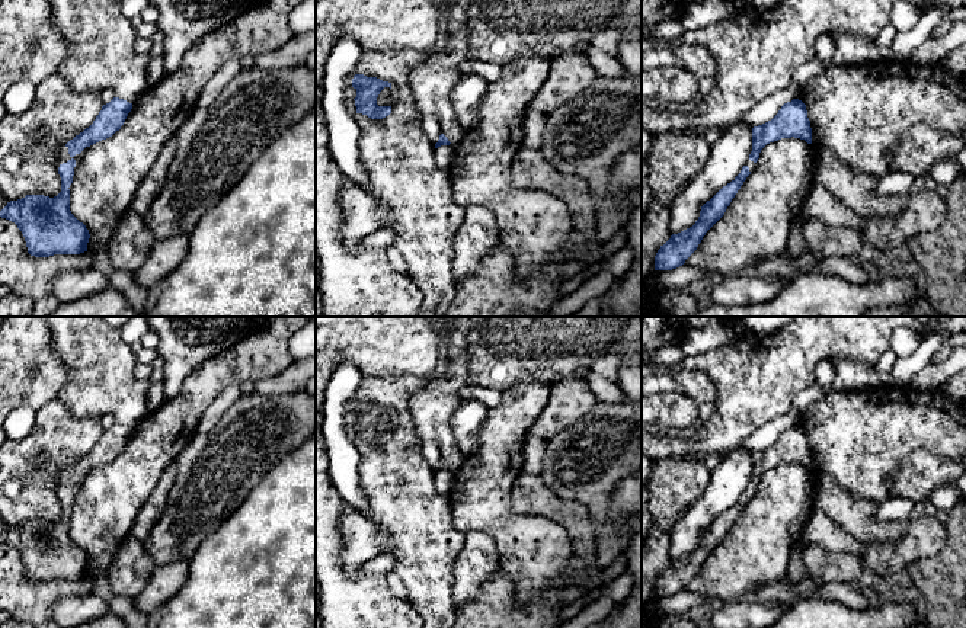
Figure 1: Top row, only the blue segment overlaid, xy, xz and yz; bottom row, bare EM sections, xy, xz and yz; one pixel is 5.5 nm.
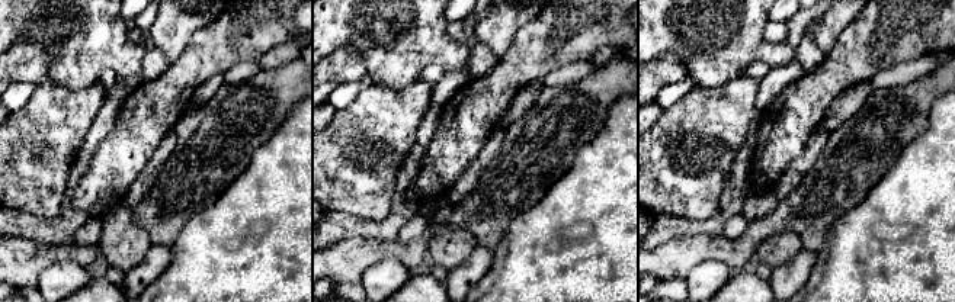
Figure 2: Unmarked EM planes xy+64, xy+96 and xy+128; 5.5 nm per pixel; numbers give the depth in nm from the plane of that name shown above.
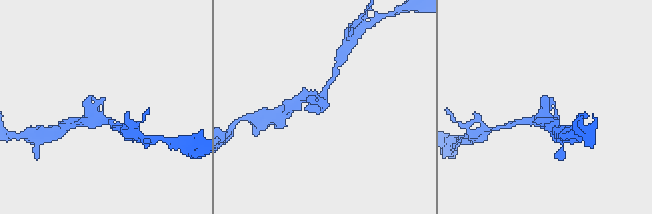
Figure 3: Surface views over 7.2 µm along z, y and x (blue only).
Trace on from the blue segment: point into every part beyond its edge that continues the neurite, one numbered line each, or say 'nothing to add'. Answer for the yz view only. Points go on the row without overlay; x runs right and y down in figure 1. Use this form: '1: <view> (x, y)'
nothing to add

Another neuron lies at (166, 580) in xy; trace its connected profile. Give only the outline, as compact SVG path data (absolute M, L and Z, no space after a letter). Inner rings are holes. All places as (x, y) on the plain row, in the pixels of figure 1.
M188 560L156 565L144 590L134 597L135 608L143 613L150 615L183 587L188 580L188 573Z

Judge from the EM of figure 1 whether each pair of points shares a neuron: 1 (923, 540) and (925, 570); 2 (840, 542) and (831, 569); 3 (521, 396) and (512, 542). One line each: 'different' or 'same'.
1: different
2: different
3: same

